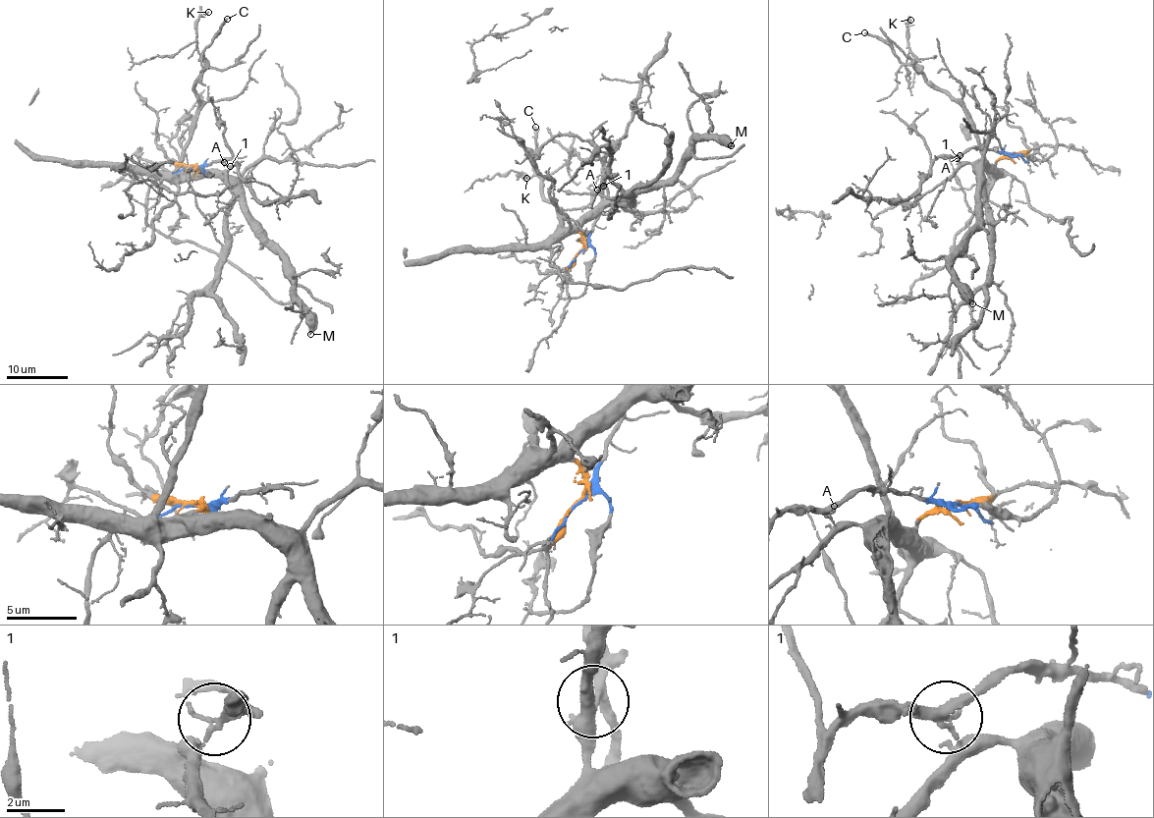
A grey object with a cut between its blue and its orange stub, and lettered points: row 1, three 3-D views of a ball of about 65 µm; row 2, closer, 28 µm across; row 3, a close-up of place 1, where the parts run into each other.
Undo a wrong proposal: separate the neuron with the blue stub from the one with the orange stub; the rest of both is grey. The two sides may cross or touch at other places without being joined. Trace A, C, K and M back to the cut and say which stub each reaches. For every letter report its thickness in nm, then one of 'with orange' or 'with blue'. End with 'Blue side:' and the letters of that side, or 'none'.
A: 120 nm thick; with blue
C: 240 nm thick; with orange
K: 110 nm thick; with orange
M: 480 nm thick; with orange
Blue side: A

